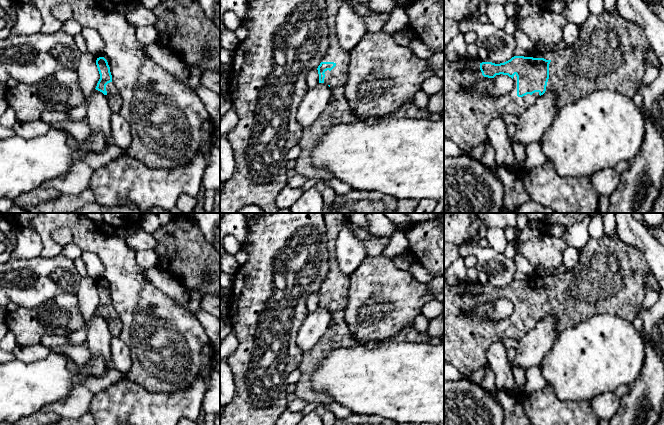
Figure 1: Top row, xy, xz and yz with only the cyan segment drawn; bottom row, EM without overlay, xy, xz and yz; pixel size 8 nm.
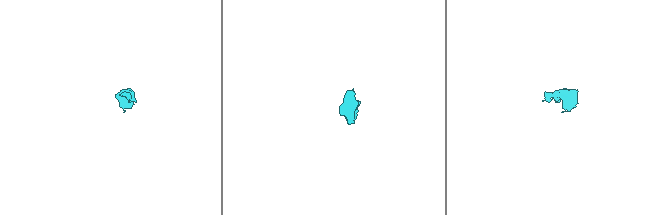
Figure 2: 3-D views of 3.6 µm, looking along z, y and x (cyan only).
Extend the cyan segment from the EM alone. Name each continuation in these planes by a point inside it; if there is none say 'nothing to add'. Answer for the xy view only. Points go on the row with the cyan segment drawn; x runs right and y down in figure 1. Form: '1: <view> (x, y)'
1: xy (114, 99)

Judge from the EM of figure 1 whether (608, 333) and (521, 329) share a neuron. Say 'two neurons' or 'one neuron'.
two neurons

